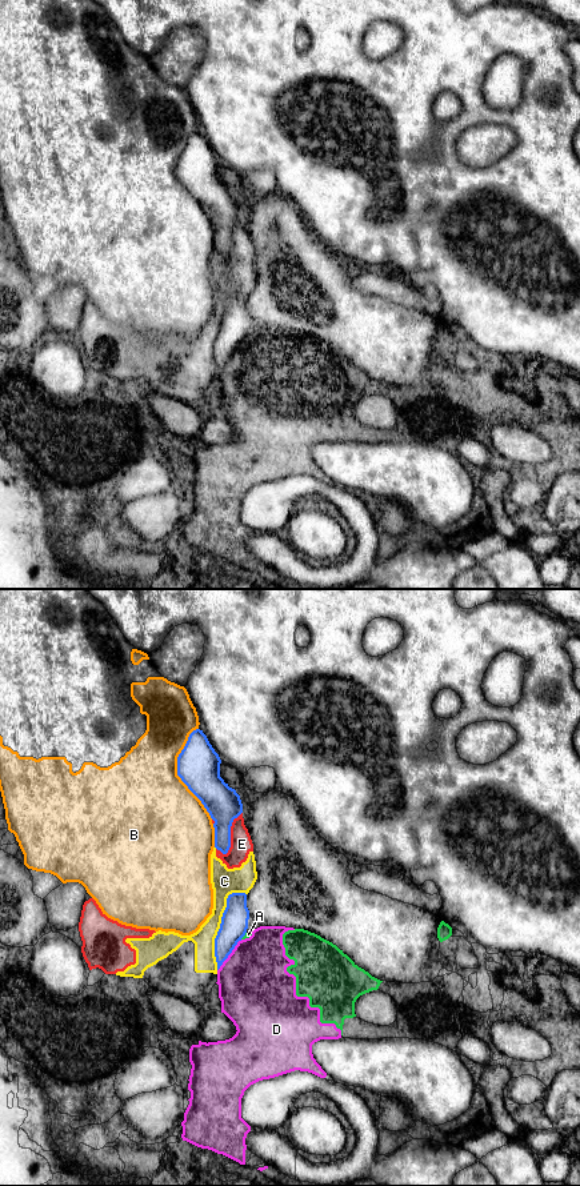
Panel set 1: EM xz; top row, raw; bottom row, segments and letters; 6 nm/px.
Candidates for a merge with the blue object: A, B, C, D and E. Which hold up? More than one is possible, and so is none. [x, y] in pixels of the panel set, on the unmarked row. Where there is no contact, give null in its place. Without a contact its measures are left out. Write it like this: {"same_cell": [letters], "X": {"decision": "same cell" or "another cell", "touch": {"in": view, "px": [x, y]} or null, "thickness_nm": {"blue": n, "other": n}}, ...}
{"same_cell": [], "A": {"decision": "another cell", "touch": {"in": "xz", "px": [243, 339]}, "thickness_nm": {"blue": 160, "other": 40}}, "B": {"decision": "another cell", "touch": {"in": "xz", "px": [178, 176]}, "thickness_nm": {"blue": 260, "other": 480}}, "C": {"decision": "another cell", "touch": {"in": "xz", "px": [220, 328]}, "thickness_nm": {"blue": 160, "other": 140}}, "D": {"decision": "another cell", "touch": {"in": "xz", "px": [230, 356]}, "thickness_nm": {"blue": 160, "other": 440}}, "E": {"decision": "another cell", "touch": {"in": "xz", "px": [230, 237]}, "thickness_nm": {"blue": 200, "other": 130}}}

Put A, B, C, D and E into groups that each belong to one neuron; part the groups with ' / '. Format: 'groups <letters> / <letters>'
groups A D / B / C E

